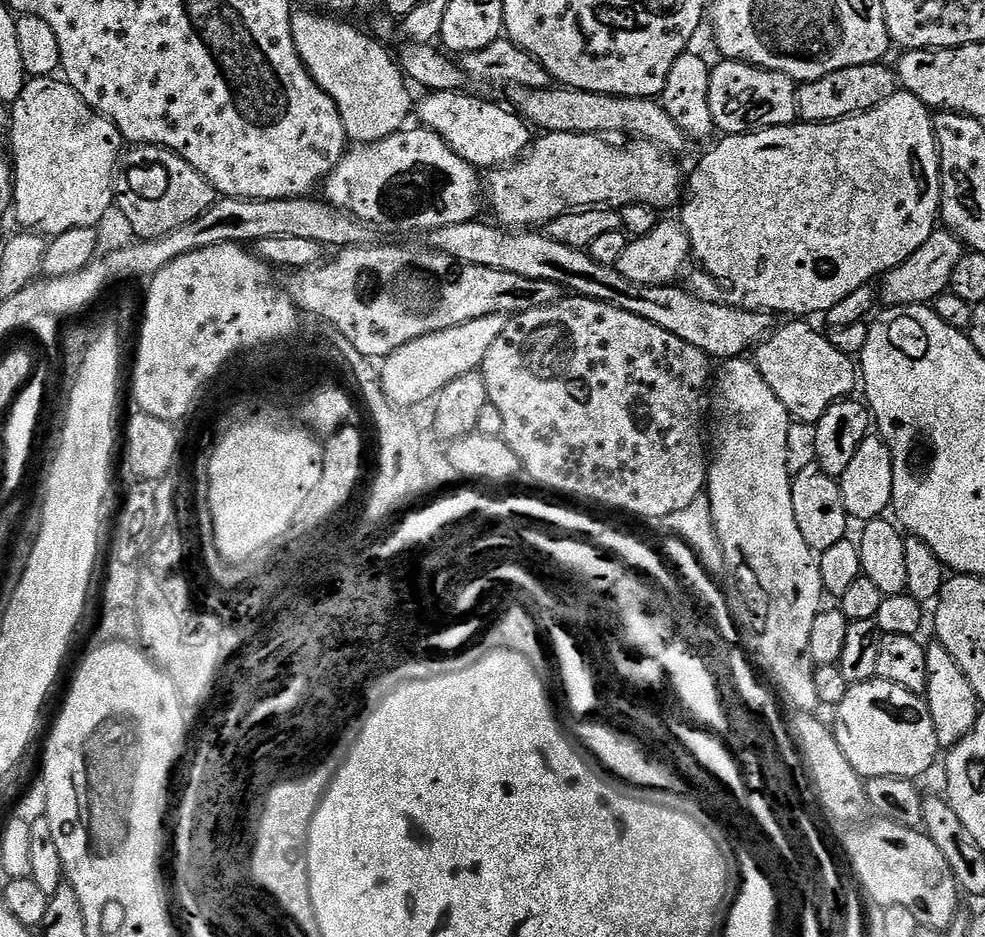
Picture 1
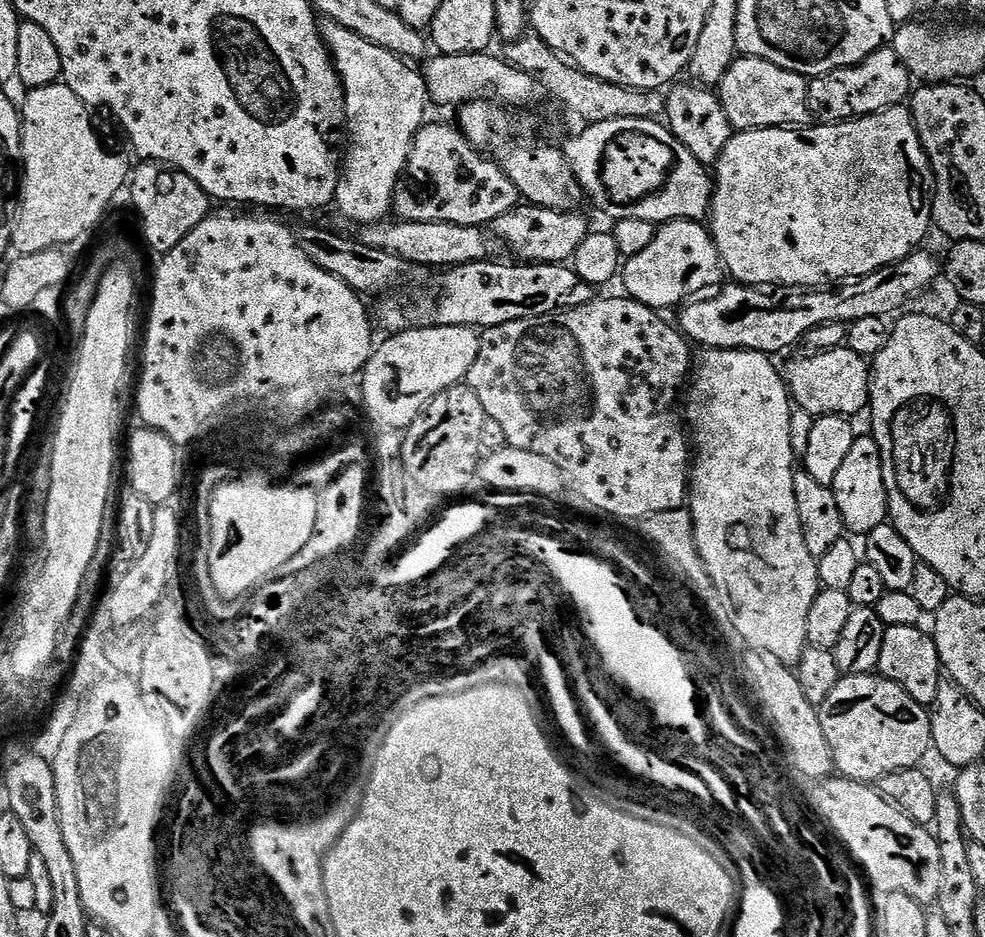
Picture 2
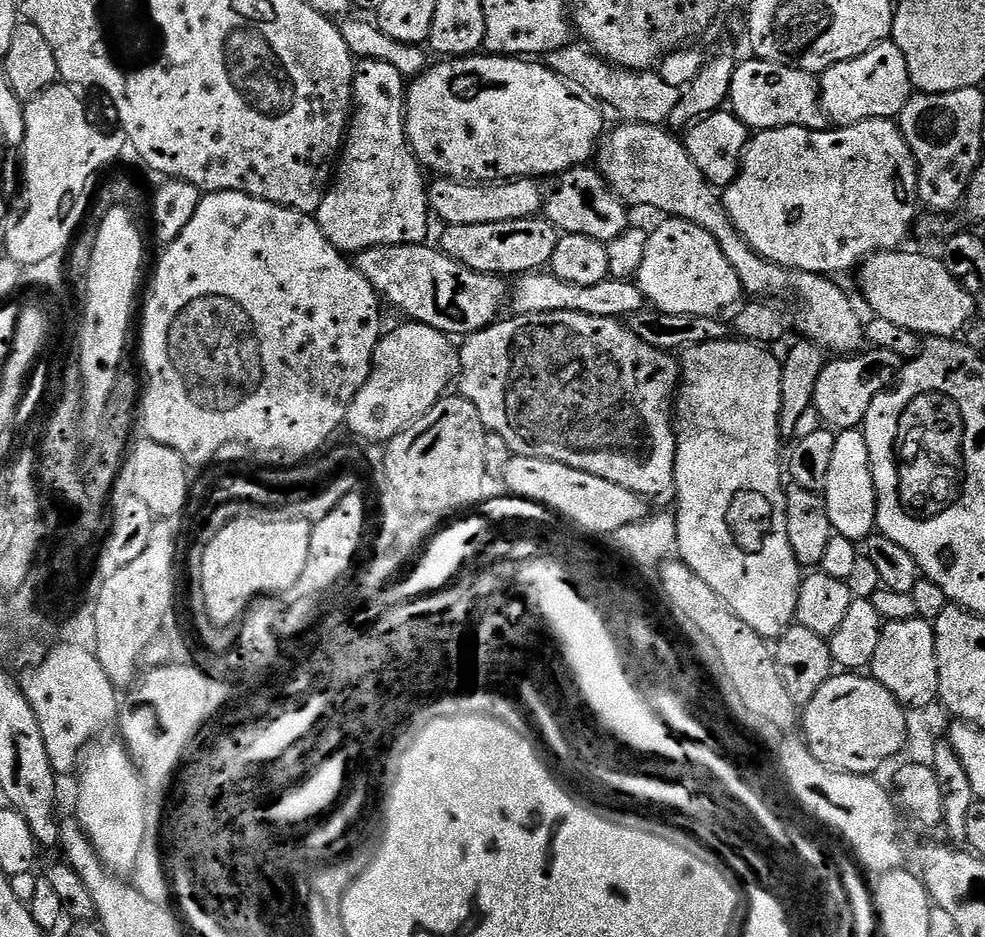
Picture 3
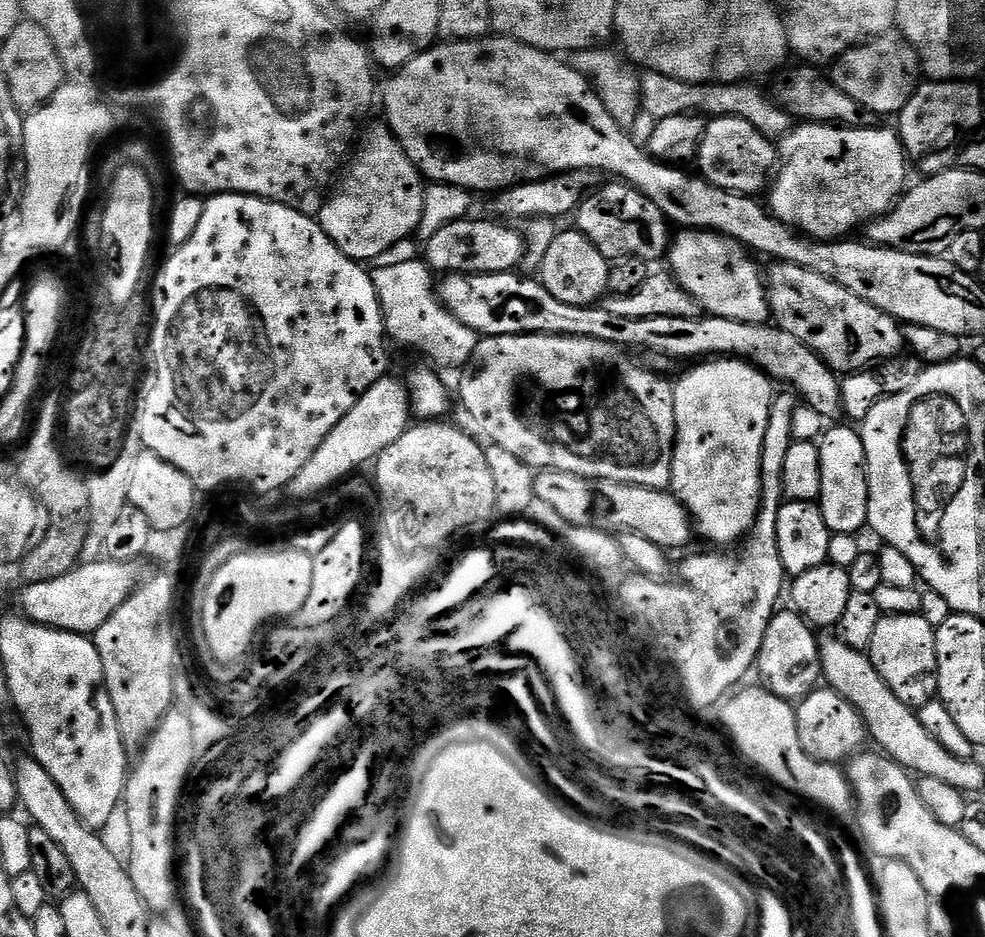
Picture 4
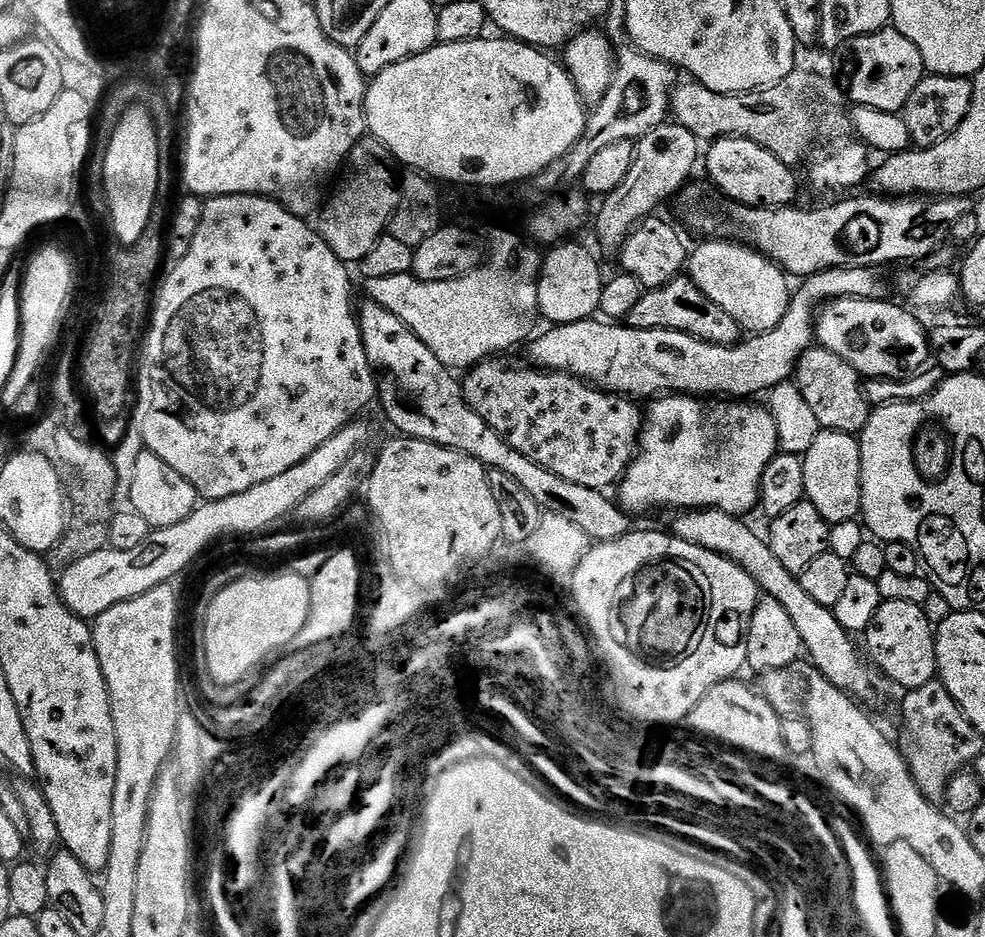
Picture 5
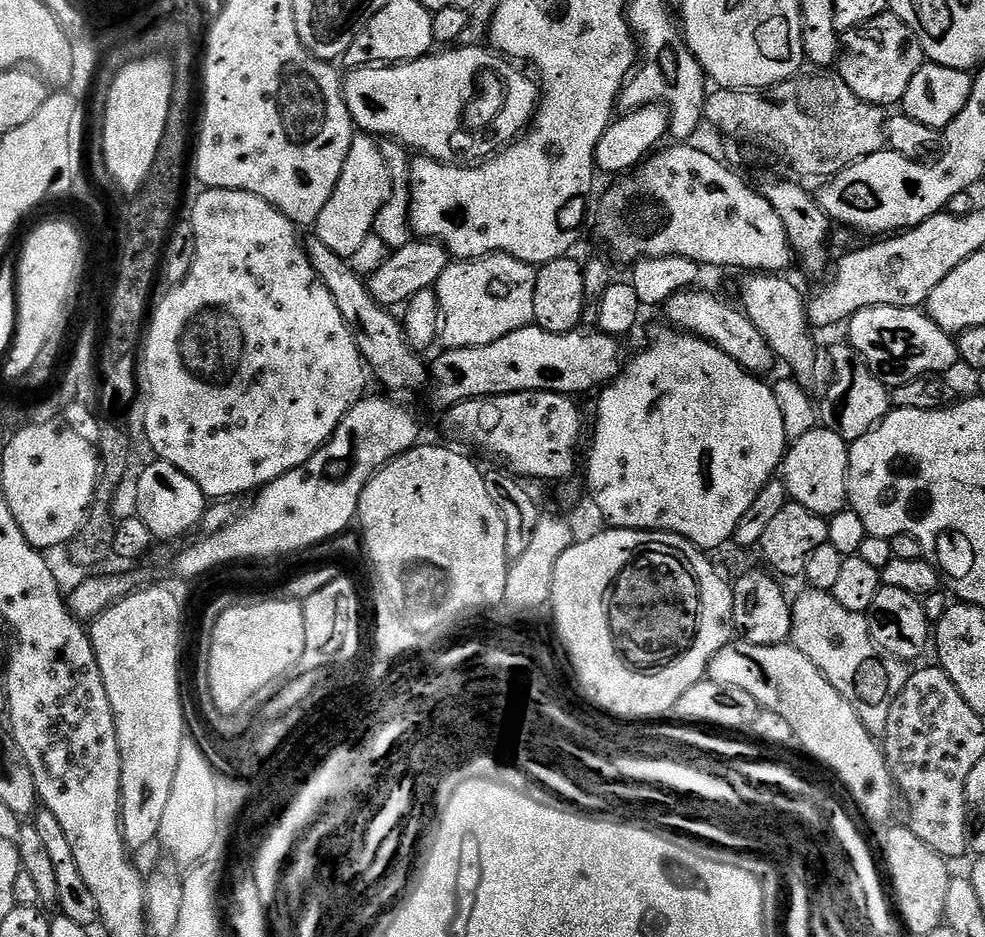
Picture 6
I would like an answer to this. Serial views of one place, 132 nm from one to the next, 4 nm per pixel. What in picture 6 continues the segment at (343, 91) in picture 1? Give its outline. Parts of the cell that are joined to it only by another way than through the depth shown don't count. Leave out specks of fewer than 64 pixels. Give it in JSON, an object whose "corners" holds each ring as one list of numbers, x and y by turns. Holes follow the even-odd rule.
{"corners":[[353,135,350,154,346,154,346,166,342,166,342,178,338,178,338,186,334,186,334,194,330,194,330,202,326,202,322,214,318,214,316,219,314,235,322,242,326,242,326,246,330,246,330,250,334,250,334,254,339,256,349,258,361,249,362,242,373,233,378,212,391,195,390,170,387,169,386,159,382,156,380,146,381,141,375,135]]}

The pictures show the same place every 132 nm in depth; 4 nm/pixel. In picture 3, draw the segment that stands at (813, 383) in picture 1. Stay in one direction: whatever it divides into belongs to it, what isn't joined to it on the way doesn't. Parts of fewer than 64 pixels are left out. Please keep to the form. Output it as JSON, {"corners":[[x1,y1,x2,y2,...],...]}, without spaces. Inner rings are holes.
{"corners":[[872,348,867,351,832,358,824,365,812,403,818,410,821,421,829,429,860,428,864,416,870,410,870,402,874,402,880,392,891,389,894,381,904,371,905,357,894,354,894,350]]}

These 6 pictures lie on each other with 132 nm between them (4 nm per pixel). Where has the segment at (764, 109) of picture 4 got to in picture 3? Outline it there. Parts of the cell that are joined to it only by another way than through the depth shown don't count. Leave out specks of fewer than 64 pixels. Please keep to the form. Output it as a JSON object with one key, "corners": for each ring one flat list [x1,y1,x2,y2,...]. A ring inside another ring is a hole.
{"corners":[[573,42,547,53,546,67,565,84,579,90,600,110,605,121,613,125,663,125,678,106,682,92,677,85,666,82,659,71,636,72,632,68,617,68,601,56,593,54,583,43]]}

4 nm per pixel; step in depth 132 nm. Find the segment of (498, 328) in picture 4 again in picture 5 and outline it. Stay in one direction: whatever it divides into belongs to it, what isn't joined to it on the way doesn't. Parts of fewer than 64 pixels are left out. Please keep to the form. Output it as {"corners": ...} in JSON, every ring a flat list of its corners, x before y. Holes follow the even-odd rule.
{"corners":[[813,346,796,363,794,382,802,390,802,398,814,410,821,429,830,432,859,434,868,425,870,405,864,396,864,384,860,373,830,350]]}

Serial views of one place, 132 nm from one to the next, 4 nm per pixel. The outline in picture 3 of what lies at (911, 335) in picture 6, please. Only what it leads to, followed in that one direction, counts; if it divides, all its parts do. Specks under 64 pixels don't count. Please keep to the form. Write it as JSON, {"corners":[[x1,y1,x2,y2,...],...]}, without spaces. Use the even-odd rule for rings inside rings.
{"corners":[[622,124,613,127,607,133,606,139,598,148,598,171,608,182,609,188,624,201,625,205,637,204,640,208,657,208,664,212,665,217,685,220,710,234,714,242,726,254,726,262,734,266,734,274,738,274,743,291,748,292,752,298,776,298,772,296,784,296,789,292,796,299,796,324,801,328,803,339,810,340,819,348,827,350,832,354,852,354,857,351,866,340,866,324,856,313,852,300,835,284,835,279,818,272,794,272,778,266,766,258,762,258,746,242,746,238,736,231,730,214,724,208,721,193,704,177,702,170,694,166,690,154,684,149,679,139,671,136,671,131,663,132,663,127,655,124]]}

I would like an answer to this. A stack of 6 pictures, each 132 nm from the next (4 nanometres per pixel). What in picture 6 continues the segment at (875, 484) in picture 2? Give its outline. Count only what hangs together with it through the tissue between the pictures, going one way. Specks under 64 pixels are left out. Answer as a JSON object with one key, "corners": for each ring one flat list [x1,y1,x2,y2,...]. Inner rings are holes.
{"corners":[[823,426,810,430,810,434,803,438,791,441,782,465,782,479,789,501,806,506,806,510,825,518,845,511,848,504,849,447,849,441]]}

